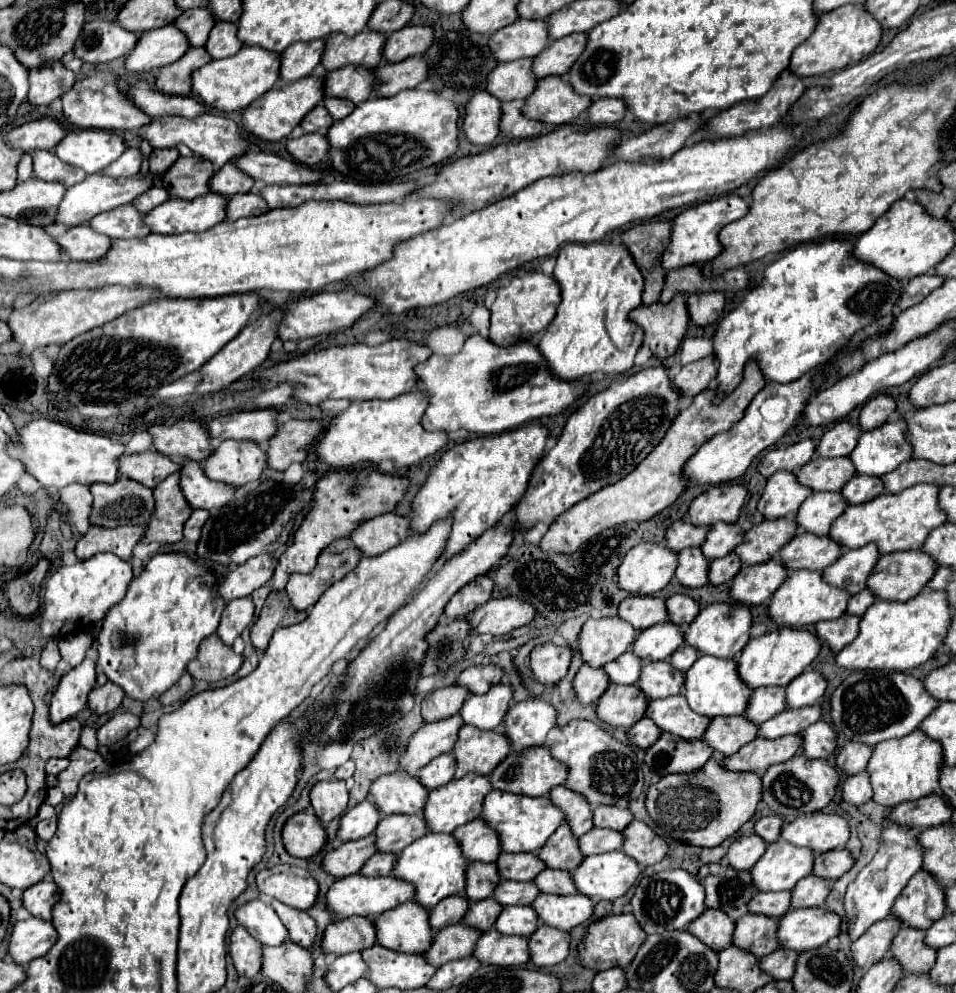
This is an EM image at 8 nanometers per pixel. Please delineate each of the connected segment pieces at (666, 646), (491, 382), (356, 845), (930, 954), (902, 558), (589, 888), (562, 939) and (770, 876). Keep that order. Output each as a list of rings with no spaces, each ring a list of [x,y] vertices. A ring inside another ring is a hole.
[[[665,621],[665,623],[657,623],[655,627],[643,629],[631,651],[637,653],[637,657],[643,663],[653,663],[653,661],[663,661],[669,659],[671,653],[683,645],[683,633],[681,629],[677,629],[673,623]]]
[[[479,333],[471,335],[459,353],[431,355],[417,365],[415,373],[421,381],[421,389],[431,395],[423,415],[425,429],[447,433],[461,427],[477,435],[505,433],[533,419],[559,415],[591,385],[557,377],[531,339],[519,339],[513,345],[497,345]]]
[[[373,835],[359,841],[347,841],[323,857],[323,869],[335,879],[355,875],[361,869],[361,863],[367,861],[373,853]]]
[[[903,927],[901,933],[895,935],[889,953],[891,957],[901,965],[903,973],[929,973],[935,961],[935,949],[929,949],[927,945],[921,945],[921,937],[925,937],[925,931]]]
[[[923,551],[881,555],[875,569],[867,577],[867,589],[875,595],[875,599],[905,603],[921,593],[935,569],[935,561]],[[891,561],[899,561],[897,575],[889,573]]]
[[[611,851],[585,857],[581,865],[571,871],[571,879],[577,893],[601,901],[625,895],[627,889],[635,885],[639,873],[641,867],[637,861],[627,857],[623,851]]]
[[[539,925],[529,937],[529,963],[539,967],[551,967],[561,963],[569,951],[569,933]]]
[[[777,841],[753,865],[751,879],[757,891],[791,891],[813,869],[813,851]]]

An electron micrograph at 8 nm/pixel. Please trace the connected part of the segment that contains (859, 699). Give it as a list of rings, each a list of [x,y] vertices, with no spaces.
[[[855,671],[851,673],[831,695],[831,723],[839,735],[843,735],[847,741],[857,741],[863,745],[875,747],[881,741],[887,739],[901,739],[917,729],[917,725],[931,713],[933,707],[937,707],[939,701],[933,701],[929,693],[925,693],[919,679],[915,679],[909,673],[899,671]]]

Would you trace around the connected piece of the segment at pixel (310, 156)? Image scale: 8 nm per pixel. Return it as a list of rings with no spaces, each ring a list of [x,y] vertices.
[[[309,133],[309,135],[301,135],[299,139],[287,139],[285,149],[293,157],[293,161],[311,167],[327,157],[329,145],[325,141],[325,135]]]

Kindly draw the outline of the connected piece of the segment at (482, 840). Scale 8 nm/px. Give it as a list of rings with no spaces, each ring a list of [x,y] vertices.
[[[475,819],[473,823],[465,823],[457,831],[453,831],[453,837],[463,851],[463,857],[469,861],[493,863],[501,853],[501,849],[497,849],[493,829],[489,829],[485,821]]]

